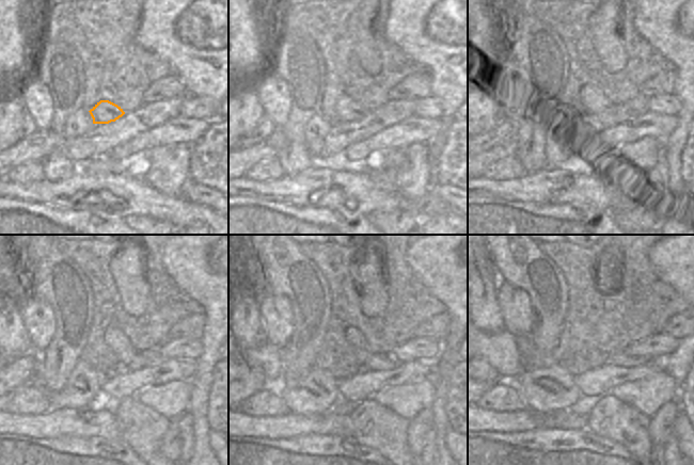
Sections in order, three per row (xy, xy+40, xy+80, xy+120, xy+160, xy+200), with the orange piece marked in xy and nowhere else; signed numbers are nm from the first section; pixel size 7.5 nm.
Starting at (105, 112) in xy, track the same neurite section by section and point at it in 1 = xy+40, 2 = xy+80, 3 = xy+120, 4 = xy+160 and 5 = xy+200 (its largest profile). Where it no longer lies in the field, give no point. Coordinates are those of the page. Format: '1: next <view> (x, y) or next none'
1: next xy+40 (347, 110)
2: next xy+80 (594, 110)
3: next xy+120 (128, 356)
4: next xy+160 (384, 362)
5: next xy+200 (621, 359)

